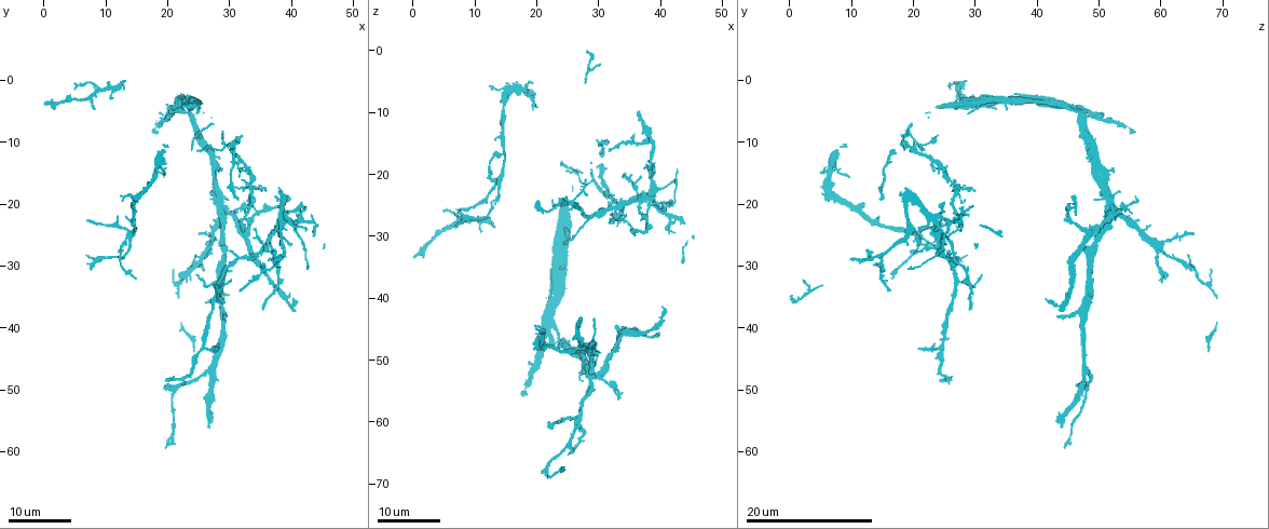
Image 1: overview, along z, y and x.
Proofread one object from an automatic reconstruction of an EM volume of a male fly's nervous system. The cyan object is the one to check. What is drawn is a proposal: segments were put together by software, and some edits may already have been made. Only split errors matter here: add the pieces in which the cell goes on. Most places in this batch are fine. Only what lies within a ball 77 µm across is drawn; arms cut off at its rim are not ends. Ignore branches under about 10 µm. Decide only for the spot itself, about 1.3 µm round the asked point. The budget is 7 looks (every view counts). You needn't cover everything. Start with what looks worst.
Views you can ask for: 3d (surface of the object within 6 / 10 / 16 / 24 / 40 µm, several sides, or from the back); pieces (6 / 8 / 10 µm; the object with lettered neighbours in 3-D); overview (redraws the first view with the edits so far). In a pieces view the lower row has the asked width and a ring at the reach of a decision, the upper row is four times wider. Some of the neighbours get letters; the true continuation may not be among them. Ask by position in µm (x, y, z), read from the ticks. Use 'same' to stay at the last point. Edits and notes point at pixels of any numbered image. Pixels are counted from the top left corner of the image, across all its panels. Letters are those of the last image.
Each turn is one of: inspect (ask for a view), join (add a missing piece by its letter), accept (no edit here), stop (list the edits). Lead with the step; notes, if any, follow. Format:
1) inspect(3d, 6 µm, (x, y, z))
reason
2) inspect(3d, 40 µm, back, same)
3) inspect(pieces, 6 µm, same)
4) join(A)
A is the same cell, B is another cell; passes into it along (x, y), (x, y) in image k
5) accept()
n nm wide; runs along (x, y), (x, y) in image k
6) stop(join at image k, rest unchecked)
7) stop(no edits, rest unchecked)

inspect(3d, 16 µm, (31.5, 19.0, 15.5))
branch stops here

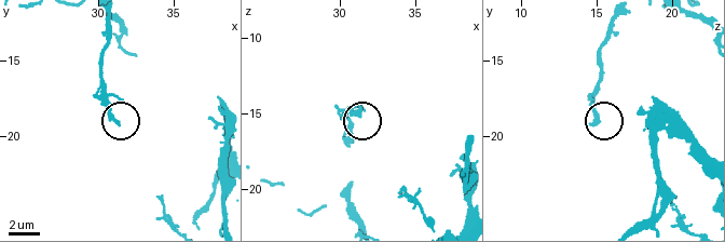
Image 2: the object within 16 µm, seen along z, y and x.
inspect(pieces, 6 µm, (31.2, 19.0, 15.0))
see the neighbours

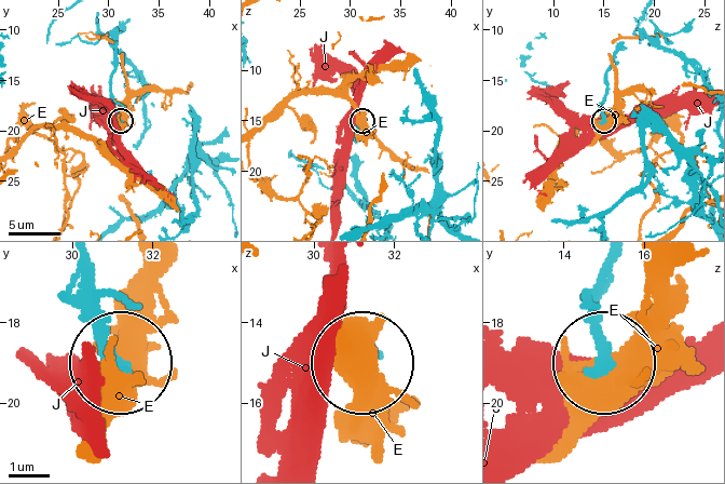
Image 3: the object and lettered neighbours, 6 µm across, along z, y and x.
accept()
E and J are other cells; runs along (613, 263), (592, 313), (603, 362) in image 3; none of them fits

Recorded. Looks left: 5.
inspect(3d, 24 µm, (35.5, 37.0, 29.5))
free end

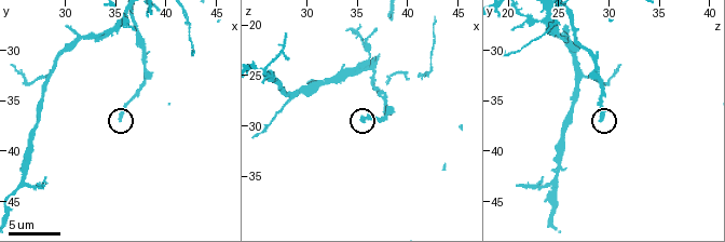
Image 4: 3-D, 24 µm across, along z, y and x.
inspect(pieces, 6 µm, (35.6, 36.8, 29.0))

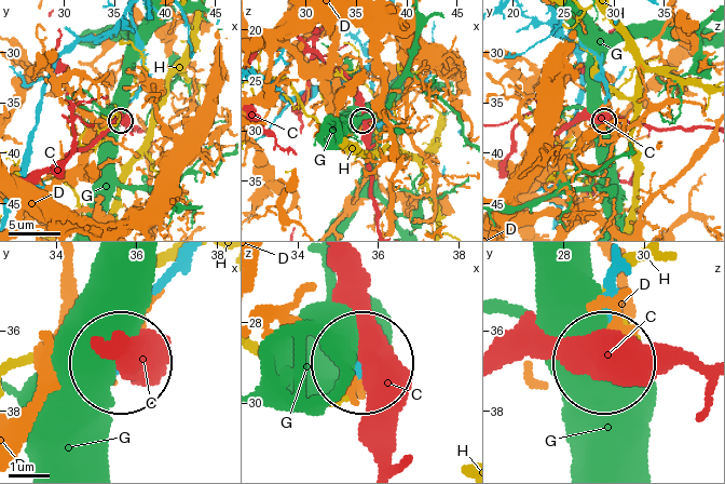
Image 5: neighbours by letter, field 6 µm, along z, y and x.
accept()
240 nm wide; C, D, G and H are other cells; none of them fits

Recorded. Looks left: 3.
inspect(3d, 16 µm, (22.0, 31.5, 61.0))
free end

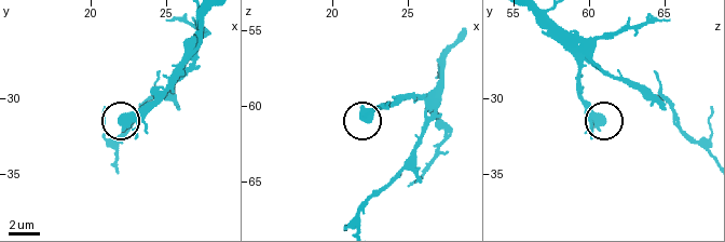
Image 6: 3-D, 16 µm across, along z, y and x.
inspect(pieces, 10 µm, (22.0, 31.8, 60.6))

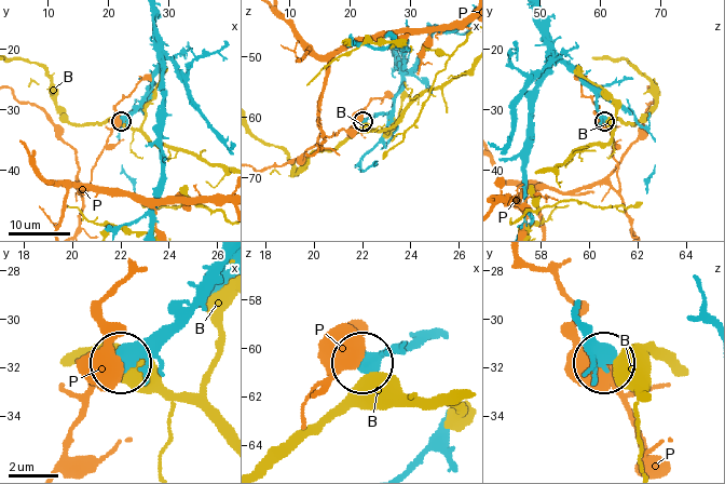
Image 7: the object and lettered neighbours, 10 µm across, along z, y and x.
accept()
B and P are other cells; runs along (434, 331), (368, 359) in image 7; none of them fits

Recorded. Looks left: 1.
stop(no edits, rest unchecked)

